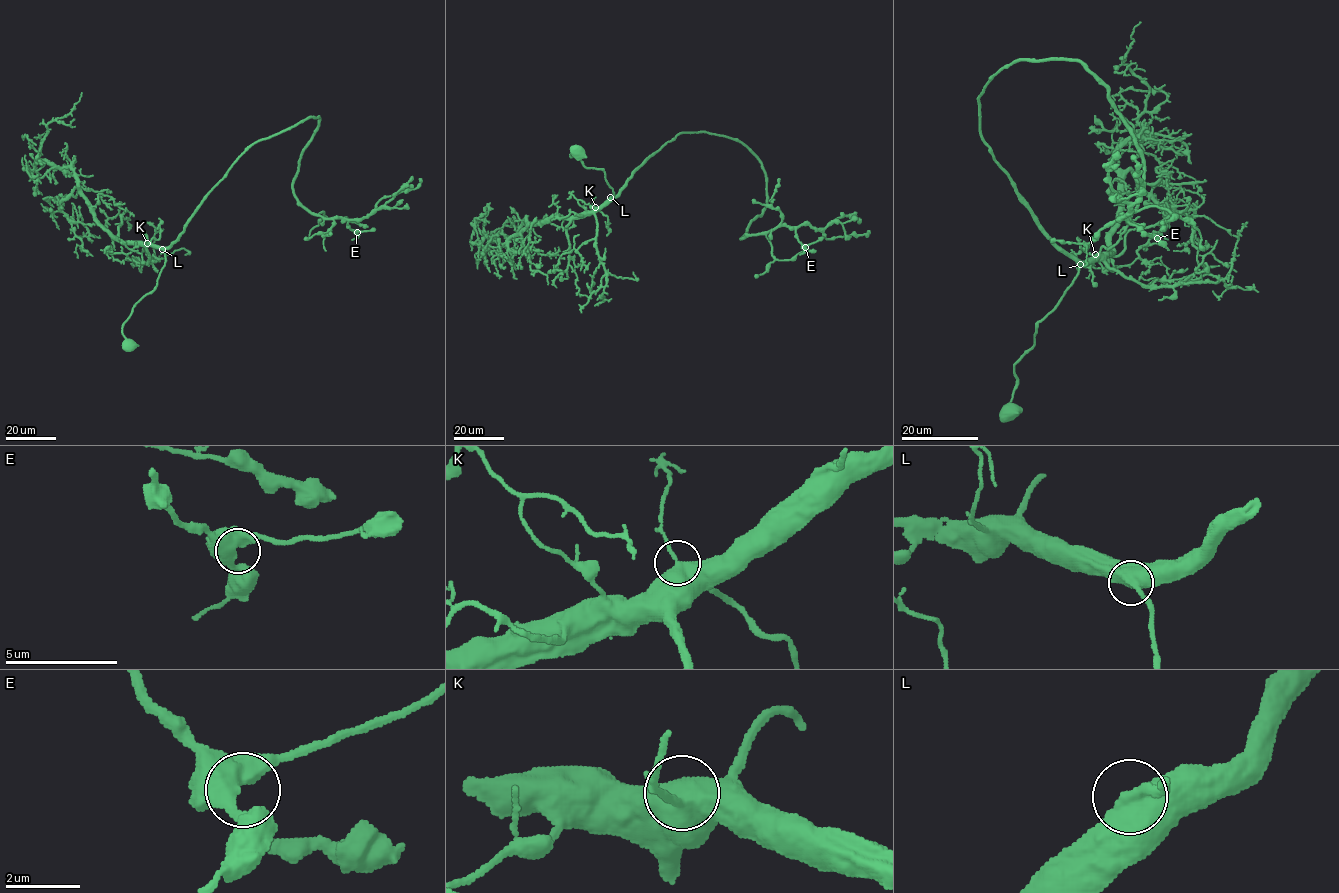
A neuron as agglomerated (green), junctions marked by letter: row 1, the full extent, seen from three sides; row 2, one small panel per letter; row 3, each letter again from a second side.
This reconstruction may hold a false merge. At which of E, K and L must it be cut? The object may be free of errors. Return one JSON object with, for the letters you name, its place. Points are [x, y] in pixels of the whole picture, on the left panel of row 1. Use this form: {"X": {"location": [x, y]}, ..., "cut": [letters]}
{"cut": []}

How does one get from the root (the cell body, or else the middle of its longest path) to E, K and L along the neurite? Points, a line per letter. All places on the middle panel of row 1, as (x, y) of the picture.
E: (577, 151), (613, 196), (679, 133), (738, 139), (761, 162), (767, 197), (741, 238), (790, 226), (805, 247)
K: (577, 151), (577, 149), (570, 156), (578, 154), (585, 167), (601, 169), (613, 190), (613, 196), (595, 207)
L: (577, 151), (577, 149), (570, 156), (578, 154), (585, 167), (604, 171), (613, 192), (610, 197)

